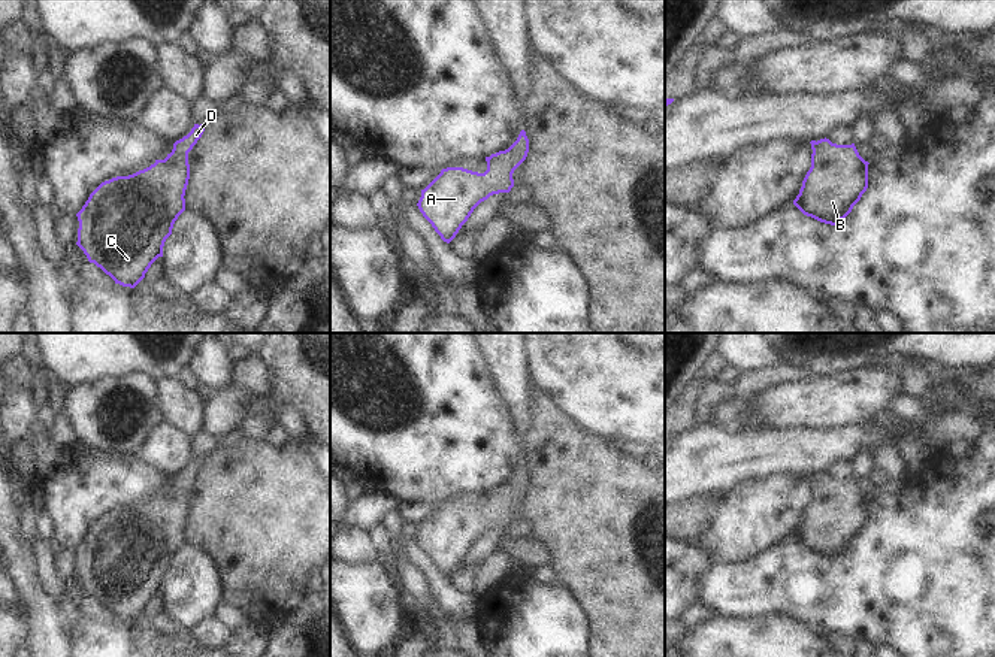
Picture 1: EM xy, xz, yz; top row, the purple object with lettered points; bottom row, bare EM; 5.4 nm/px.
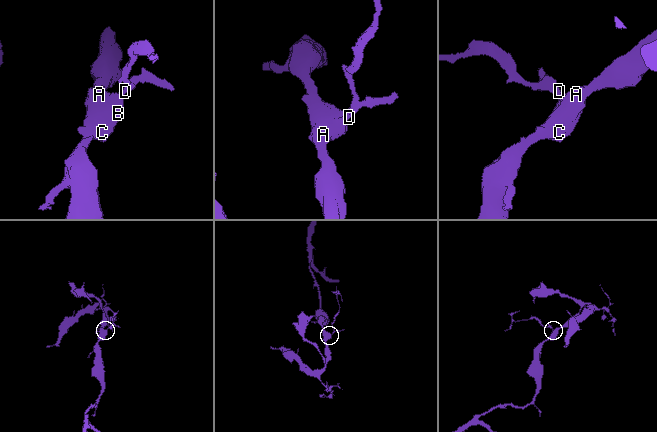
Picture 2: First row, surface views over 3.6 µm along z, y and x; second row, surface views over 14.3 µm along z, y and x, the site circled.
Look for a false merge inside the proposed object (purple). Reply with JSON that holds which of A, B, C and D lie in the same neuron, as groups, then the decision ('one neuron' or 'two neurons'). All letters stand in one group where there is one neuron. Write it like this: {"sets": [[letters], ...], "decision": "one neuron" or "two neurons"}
{"sets": [["A", "B", "C", "D"]], "decision": "one neuron"}

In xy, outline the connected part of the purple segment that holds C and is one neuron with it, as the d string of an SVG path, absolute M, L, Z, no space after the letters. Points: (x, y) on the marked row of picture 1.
M194 124L191 131L173 143L164 160L128 176L102 182L76 214L79 221L76 245L90 263L94 263L115 284L134 288L151 264L163 257L166 239L178 217L185 211L185 190L190 179L188 152L205 131L205 124Z

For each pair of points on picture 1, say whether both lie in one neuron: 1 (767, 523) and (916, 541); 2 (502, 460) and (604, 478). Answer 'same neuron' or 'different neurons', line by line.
1: different neurons
2: different neurons

